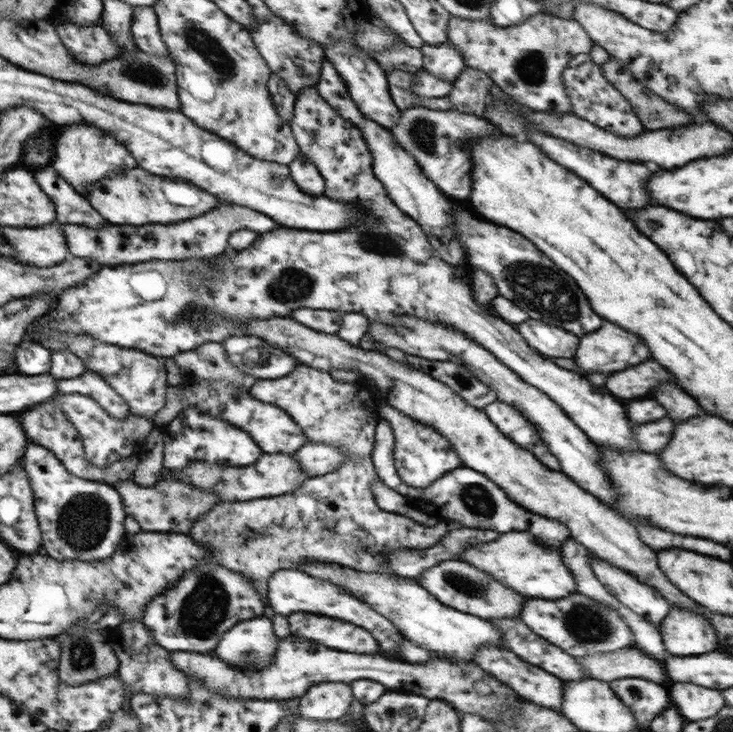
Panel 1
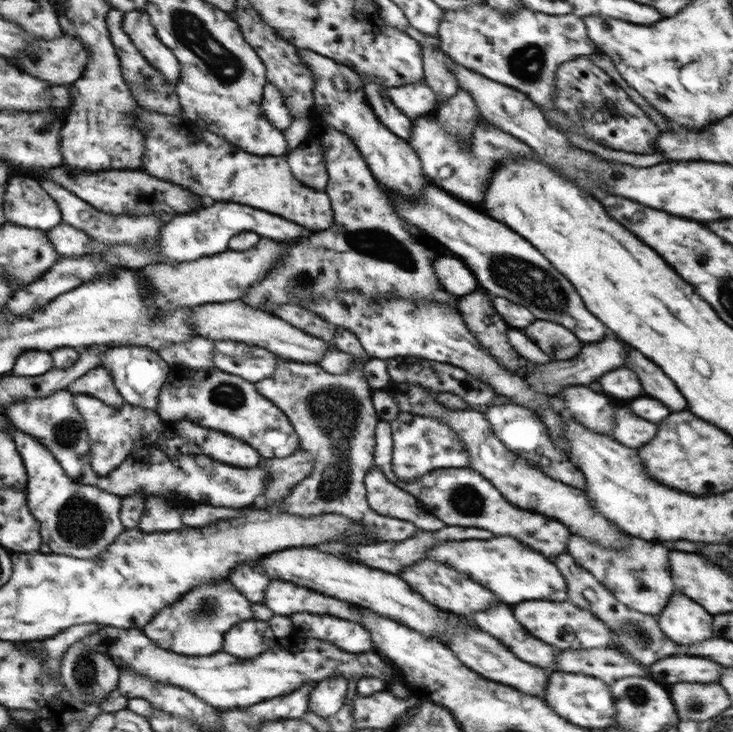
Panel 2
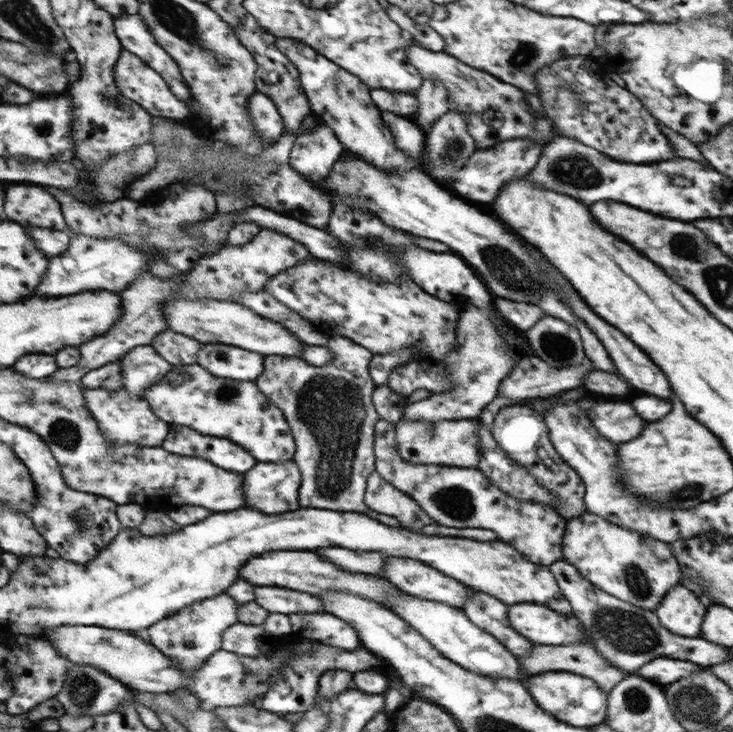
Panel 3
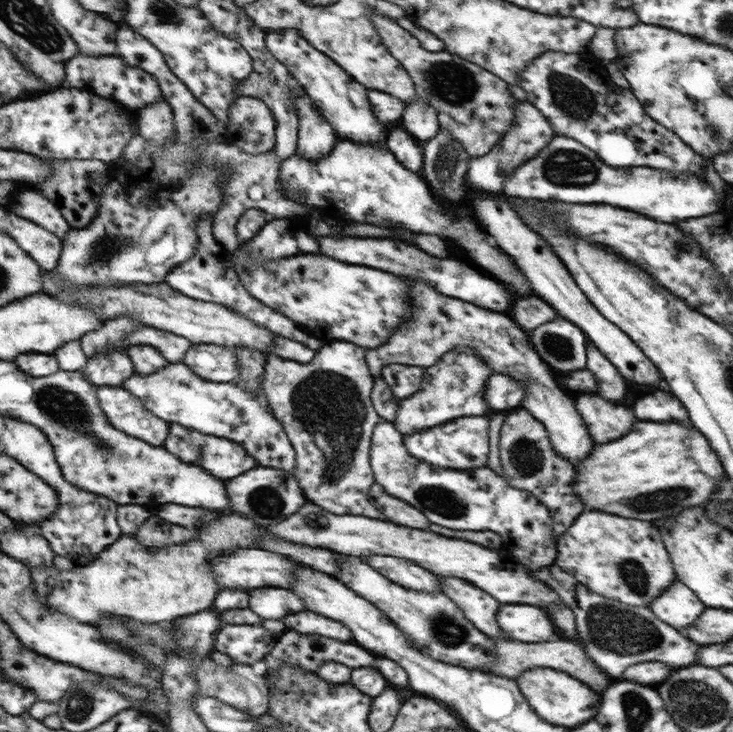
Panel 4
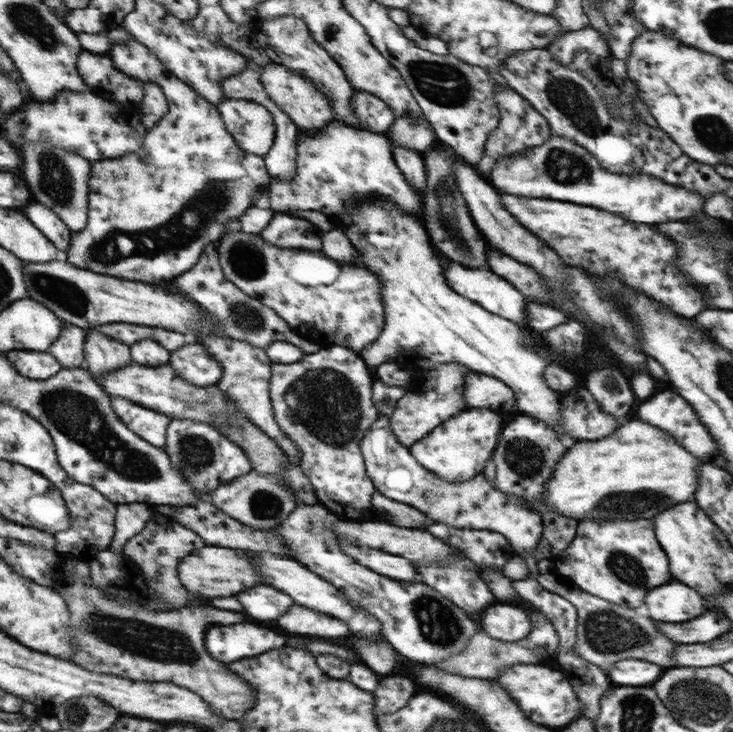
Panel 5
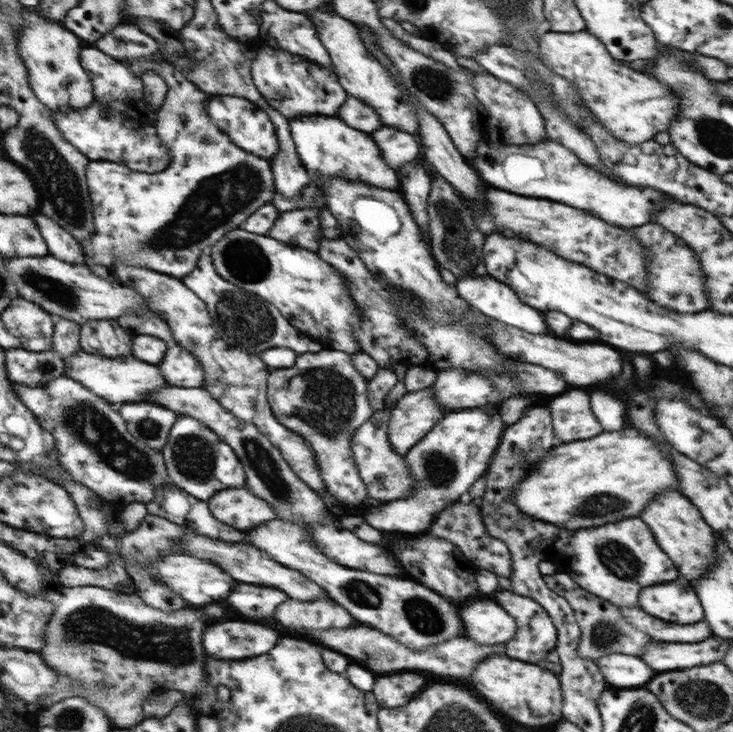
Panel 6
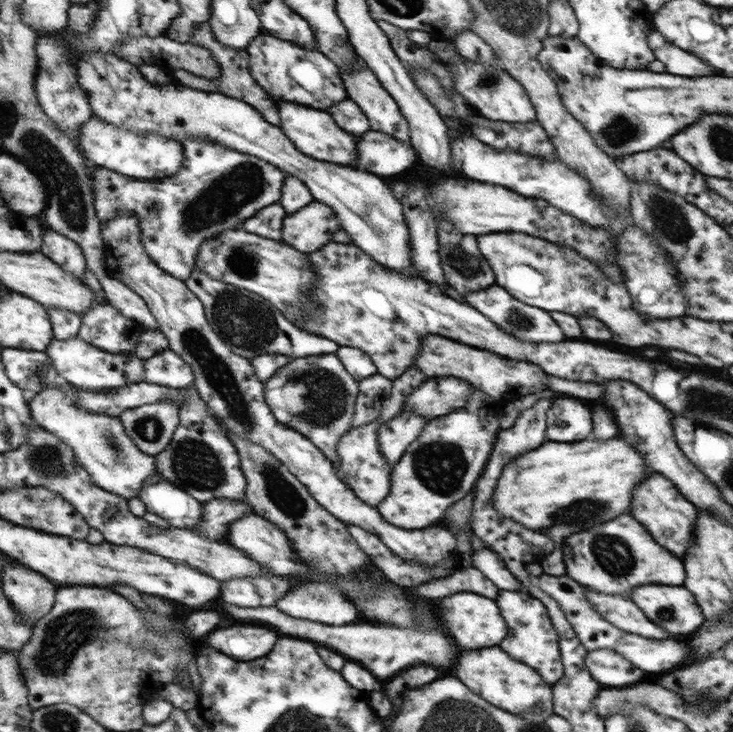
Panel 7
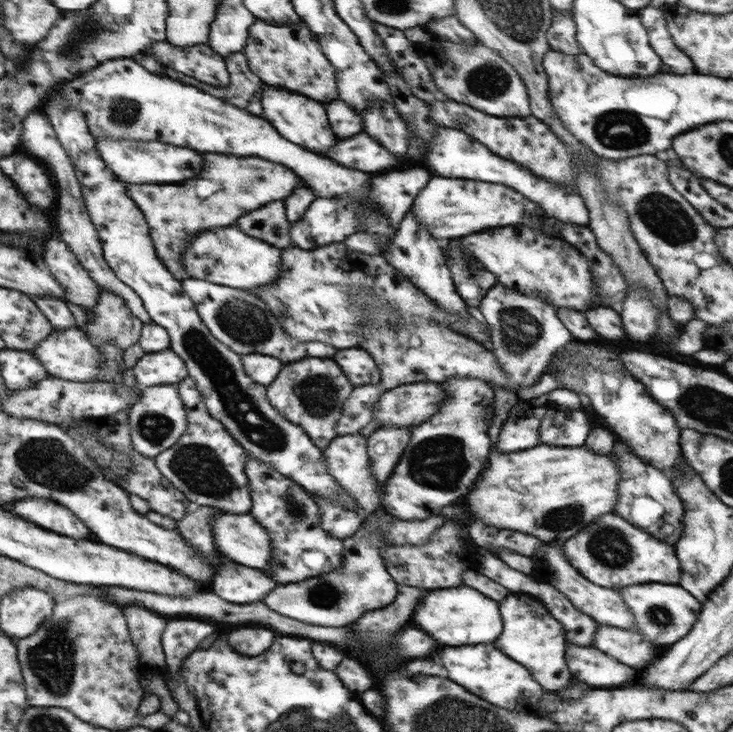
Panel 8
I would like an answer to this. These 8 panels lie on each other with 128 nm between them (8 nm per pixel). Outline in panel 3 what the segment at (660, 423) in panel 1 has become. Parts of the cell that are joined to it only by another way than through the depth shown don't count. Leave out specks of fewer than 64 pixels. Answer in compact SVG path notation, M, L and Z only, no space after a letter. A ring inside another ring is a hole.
M602 400L596 402L595 408L587 410L586 414L596 430L614 444L633 440L643 428L643 422L635 422L635 412L629 404Z

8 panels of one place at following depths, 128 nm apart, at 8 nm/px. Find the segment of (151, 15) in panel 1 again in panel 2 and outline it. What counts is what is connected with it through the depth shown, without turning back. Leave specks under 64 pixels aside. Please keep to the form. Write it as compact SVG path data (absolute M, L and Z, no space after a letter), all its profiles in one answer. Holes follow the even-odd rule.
M146 10L126 13L123 28L147 60L164 74L166 82L171 86L177 85L180 80L180 63L157 36L151 15Z

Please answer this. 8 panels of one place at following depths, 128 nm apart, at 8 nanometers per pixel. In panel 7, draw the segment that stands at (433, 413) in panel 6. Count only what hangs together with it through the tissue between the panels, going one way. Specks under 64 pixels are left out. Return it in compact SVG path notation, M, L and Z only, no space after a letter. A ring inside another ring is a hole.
M399 411L377 428L379 453L393 466L399 461L404 450L417 438L421 428L429 419L411 411Z

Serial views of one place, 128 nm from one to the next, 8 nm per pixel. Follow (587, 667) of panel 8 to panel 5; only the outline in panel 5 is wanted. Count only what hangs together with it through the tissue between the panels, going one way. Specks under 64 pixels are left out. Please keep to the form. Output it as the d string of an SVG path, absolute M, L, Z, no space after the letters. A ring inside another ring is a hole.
M623 660L609 670L609 678L615 684L627 684L627 686L645 686L655 682L661 676L661 668L651 664L651 662L641 662L641 660Z

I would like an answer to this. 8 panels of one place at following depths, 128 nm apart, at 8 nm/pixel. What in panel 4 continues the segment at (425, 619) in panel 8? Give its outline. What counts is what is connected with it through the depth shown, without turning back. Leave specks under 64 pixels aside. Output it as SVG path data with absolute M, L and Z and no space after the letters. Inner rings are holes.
M525 603L500 606L501 608L497 608L495 621L509 638L525 643L547 642L551 638L559 638L547 610Z

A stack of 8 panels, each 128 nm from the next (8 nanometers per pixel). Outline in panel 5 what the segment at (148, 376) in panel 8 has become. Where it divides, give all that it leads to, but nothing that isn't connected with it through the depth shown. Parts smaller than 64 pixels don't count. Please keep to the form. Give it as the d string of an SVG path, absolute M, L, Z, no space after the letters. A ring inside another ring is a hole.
M199 343L180 346L173 352L167 352L167 355L167 364L193 386L215 385L224 373L220 362Z

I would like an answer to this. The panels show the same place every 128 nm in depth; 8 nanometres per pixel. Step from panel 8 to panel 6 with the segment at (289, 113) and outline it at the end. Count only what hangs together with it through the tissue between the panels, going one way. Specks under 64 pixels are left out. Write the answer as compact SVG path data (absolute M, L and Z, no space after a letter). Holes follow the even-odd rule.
M299 116L288 123L295 152L310 178L337 178L399 192L399 175L385 162L370 133L354 129L336 116Z

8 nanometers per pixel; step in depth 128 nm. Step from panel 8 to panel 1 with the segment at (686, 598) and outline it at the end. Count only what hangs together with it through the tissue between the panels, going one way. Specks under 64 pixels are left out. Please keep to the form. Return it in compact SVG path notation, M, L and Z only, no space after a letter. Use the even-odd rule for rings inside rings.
M671 607L667 616L669 618L661 622L661 634L665 634L665 646L669 646L669 654L695 656L715 650L717 640L713 628L703 616L674 607Z

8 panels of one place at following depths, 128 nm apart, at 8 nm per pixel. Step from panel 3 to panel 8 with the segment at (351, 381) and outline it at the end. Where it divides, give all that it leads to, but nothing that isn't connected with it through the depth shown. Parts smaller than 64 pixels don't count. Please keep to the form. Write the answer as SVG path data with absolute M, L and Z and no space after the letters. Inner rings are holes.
M303 357L283 364L269 385L269 402L285 414L289 422L297 422L317 447L325 448L337 436L335 423L341 416L341 406L351 394L352 383L340 365L325 357Z

